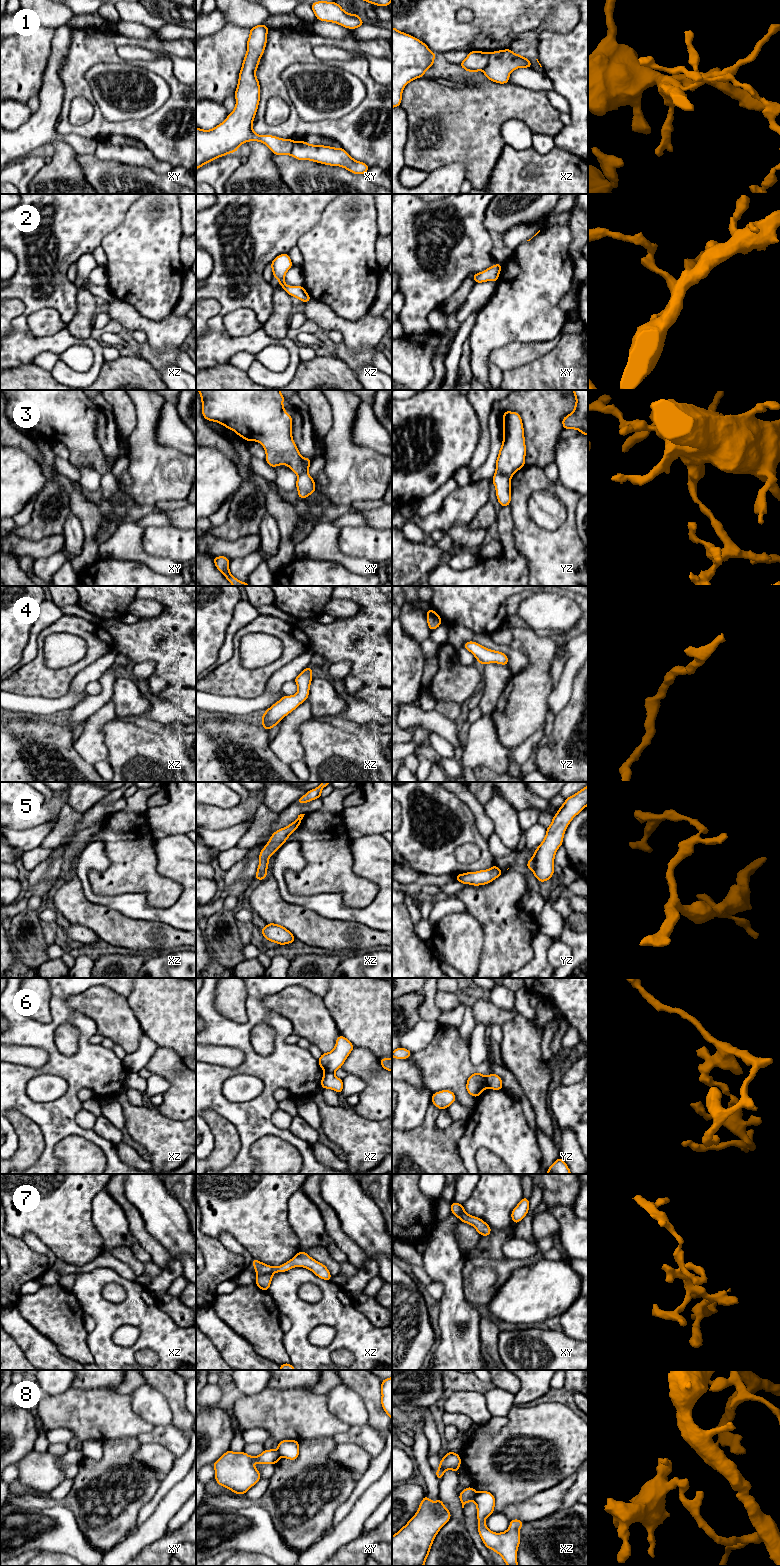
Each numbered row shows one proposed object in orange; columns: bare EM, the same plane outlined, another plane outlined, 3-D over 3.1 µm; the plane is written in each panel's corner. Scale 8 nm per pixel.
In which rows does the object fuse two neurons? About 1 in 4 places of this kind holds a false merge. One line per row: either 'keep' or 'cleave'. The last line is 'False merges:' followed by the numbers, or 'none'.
1: cleave
2: keep
3: cleave
4: keep
5: keep
6: cleave
7: cleave
8: cleave
False merges: 1, 3, 6, 7, 8

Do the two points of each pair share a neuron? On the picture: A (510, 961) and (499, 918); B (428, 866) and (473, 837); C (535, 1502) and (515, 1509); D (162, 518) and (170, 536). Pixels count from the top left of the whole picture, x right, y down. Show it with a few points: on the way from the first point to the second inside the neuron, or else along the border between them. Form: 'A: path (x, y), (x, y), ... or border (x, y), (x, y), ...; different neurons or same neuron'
A: path (508, 950), (508, 929); same neuron
B: path (439, 855), (451, 843), (462, 837); same neuron
C: path (530, 1507), (528, 1509), (520, 1509); same neuron
D: border (171, 524), (150, 525), (145, 528); different neurons

